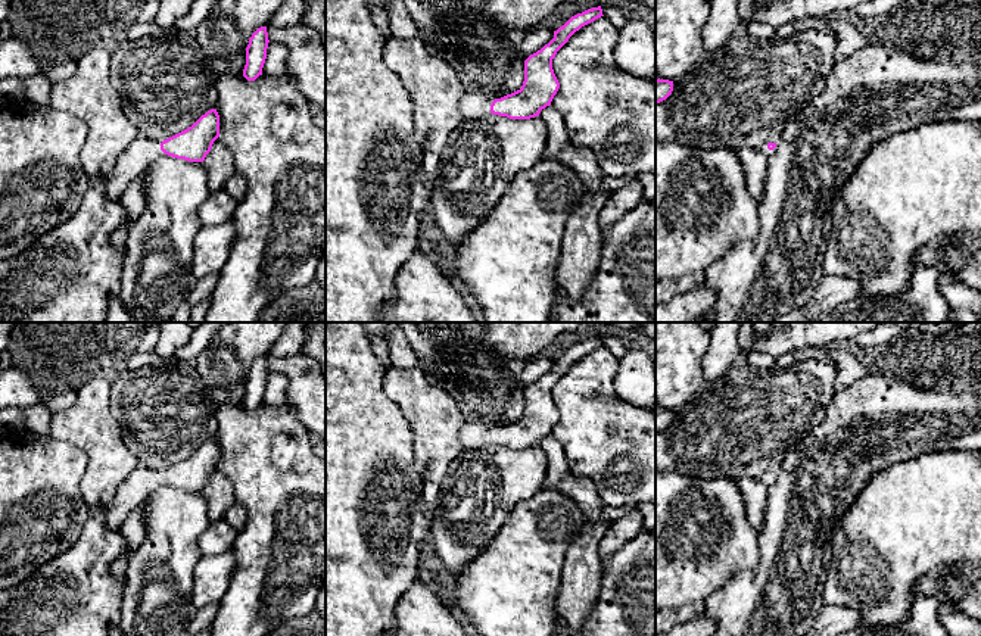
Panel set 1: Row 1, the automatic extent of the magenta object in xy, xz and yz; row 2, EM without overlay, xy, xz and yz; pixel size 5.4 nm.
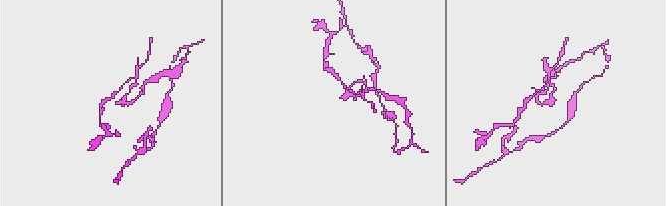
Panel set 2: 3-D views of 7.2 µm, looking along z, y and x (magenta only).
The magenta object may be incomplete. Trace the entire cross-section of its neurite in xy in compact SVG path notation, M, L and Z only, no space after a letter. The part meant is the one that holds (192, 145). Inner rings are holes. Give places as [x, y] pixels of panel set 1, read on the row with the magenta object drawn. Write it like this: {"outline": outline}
{"outline": "M217 109L208 110L187 130L164 140L162 143L138 134L134 141L118 156L113 168L106 172L105 194L121 200L130 184L141 175L146 166L161 156L203 162L214 141L219 137L219 115Z"}

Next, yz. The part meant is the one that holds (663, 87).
{"outline": "M655 80L655 103L666 100L673 91L673 81Z"}

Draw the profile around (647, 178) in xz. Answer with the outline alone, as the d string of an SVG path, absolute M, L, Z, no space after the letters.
M644 172L641 174L639 181L642 184L642 197L650 202L655 197L655 174Z

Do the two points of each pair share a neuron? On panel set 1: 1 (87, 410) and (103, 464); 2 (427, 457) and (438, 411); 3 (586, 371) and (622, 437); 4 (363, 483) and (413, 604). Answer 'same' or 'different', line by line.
1: same
2: same
3: same
4: different

